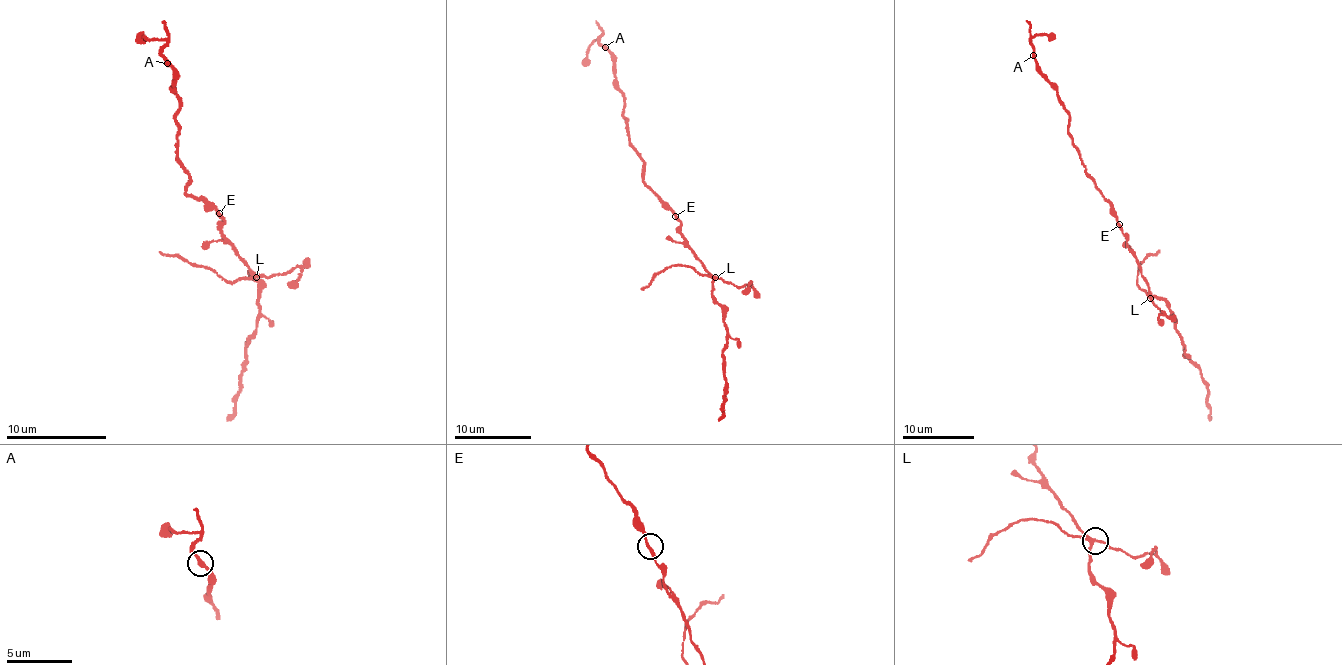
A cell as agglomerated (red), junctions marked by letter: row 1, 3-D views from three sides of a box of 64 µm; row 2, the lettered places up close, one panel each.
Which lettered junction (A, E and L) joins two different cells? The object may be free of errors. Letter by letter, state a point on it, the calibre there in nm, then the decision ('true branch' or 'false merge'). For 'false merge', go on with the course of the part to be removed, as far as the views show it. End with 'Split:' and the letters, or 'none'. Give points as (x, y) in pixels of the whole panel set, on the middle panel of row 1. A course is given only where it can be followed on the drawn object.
A: place (605, 47); calibre 280 nm; true branch
E: place (675, 216); calibre 200 nm; true branch
L: place (715, 277); calibre 240 nm; false merge; course (716, 277), (699, 274), (691, 268), (666, 267), (641, 290)
Split: L

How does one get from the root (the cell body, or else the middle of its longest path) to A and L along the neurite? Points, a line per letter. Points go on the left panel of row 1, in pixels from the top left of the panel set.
A: (217, 215), (214, 206), (185, 192), (189, 171), (178, 157), (176, 69), (167, 63)
L: (217, 215), (223, 220), (223, 238), (234, 244), (238, 259), (257, 276)

